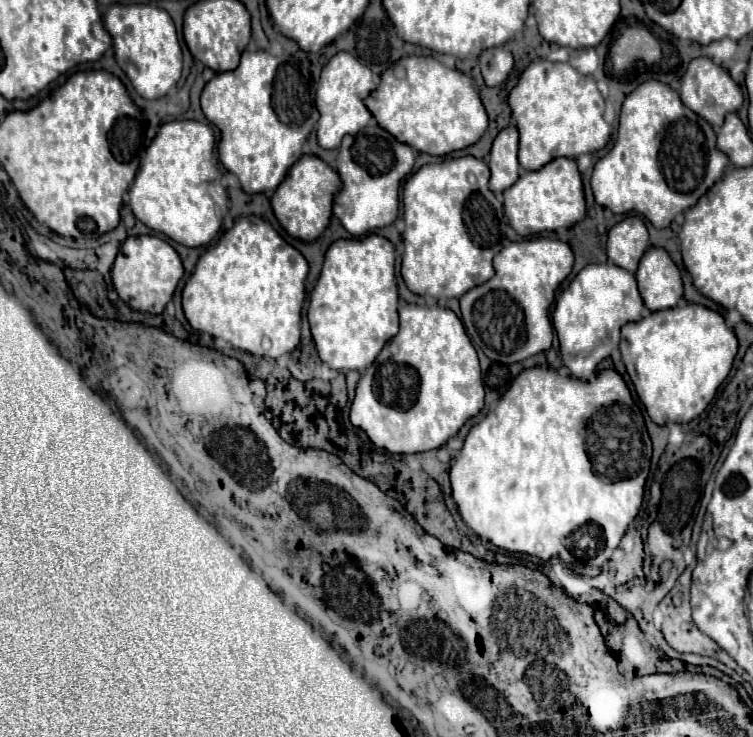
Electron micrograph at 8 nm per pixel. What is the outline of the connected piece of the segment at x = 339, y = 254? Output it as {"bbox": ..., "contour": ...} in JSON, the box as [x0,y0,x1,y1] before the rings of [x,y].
{"bbox":[307,233,399,371],"contour":[[[371,233],[359,239],[331,243],[307,309],[319,357],[337,371],[365,371],[385,343],[399,331],[397,301],[395,253],[389,239]]]}

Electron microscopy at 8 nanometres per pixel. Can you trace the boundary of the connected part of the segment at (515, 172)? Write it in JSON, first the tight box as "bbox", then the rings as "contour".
{"bbox":[489,127,519,193],"contour":[[[505,127],[493,141],[489,169],[491,169],[491,181],[489,189],[493,193],[505,191],[509,185],[513,185],[519,177],[519,159],[517,159],[517,147],[519,147],[519,131],[517,127]]]}

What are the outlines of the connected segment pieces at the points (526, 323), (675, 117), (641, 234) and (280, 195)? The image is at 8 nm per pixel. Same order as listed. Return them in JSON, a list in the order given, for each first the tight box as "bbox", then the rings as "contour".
[{"bbox":[461,237,573,365],"contour":[[[535,237],[503,247],[493,259],[495,277],[461,297],[461,319],[471,341],[491,361],[505,365],[547,351],[555,335],[551,325],[555,293],[573,271],[573,261],[571,247],[559,239]]]},{"bbox":[591,79,729,229],"contour":[[[649,79],[625,97],[619,117],[617,141],[613,149],[603,159],[597,161],[591,177],[591,189],[595,201],[611,209],[615,215],[633,211],[649,219],[653,227],[663,229],[671,225],[677,213],[693,207],[697,199],[713,187],[713,183],[721,177],[727,163],[729,157],[725,157],[725,153],[717,149],[717,137],[709,121],[705,121],[703,117],[693,113],[687,105],[683,105],[675,89],[671,89],[661,81]]]},{"bbox":[607,215,649,273],"contour":[[[631,215],[611,227],[607,239],[607,257],[617,267],[635,273],[637,263],[645,253],[647,245],[649,245],[649,233],[645,223],[637,215]]]},{"bbox":[271,155,341,241],"contour":[[[303,155],[293,165],[293,169],[289,169],[283,183],[277,187],[271,199],[271,207],[275,211],[275,217],[291,237],[303,241],[315,241],[329,225],[333,197],[339,189],[341,189],[341,179],[337,177],[337,171],[331,165],[327,165],[315,155]]]}]

